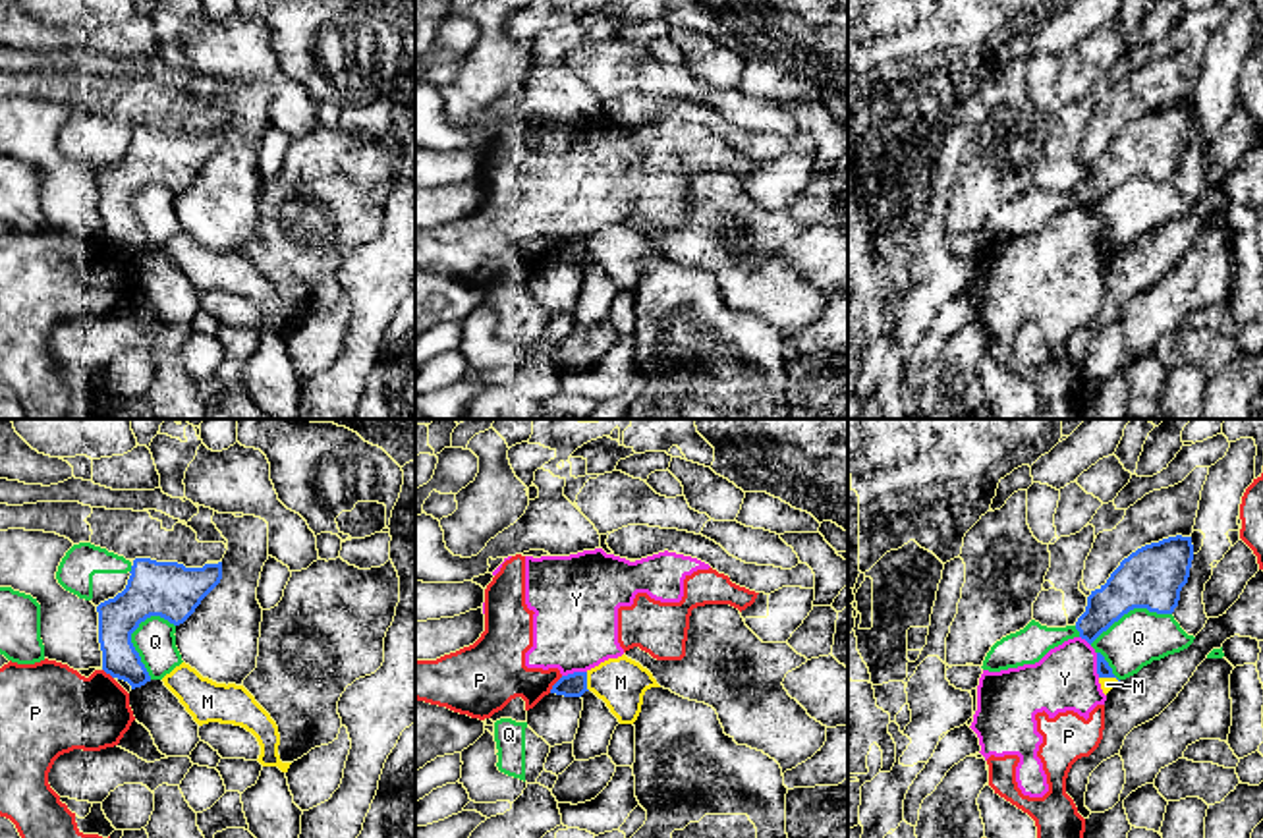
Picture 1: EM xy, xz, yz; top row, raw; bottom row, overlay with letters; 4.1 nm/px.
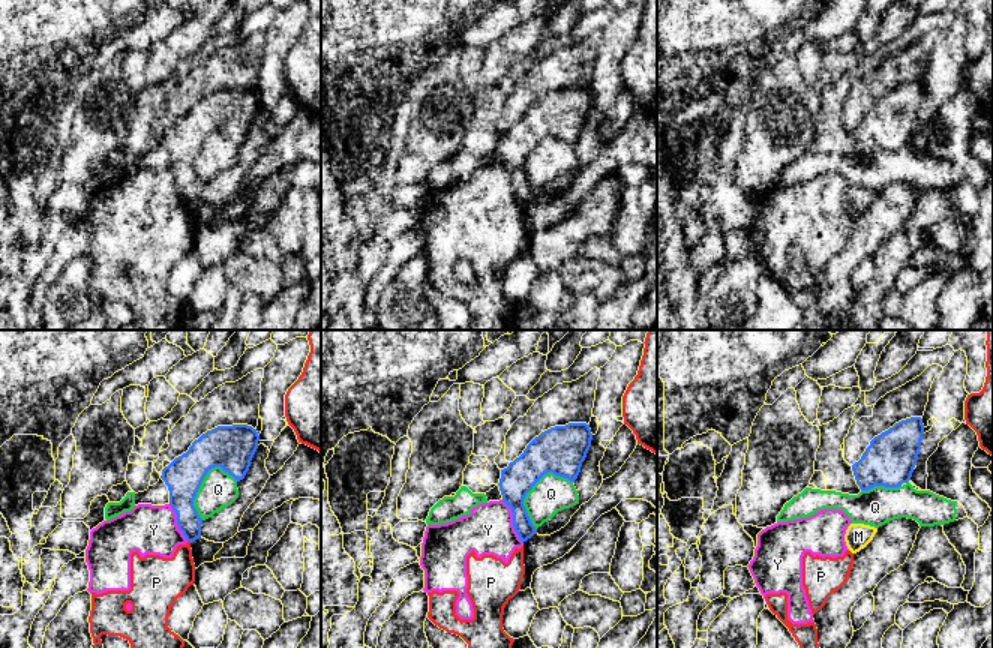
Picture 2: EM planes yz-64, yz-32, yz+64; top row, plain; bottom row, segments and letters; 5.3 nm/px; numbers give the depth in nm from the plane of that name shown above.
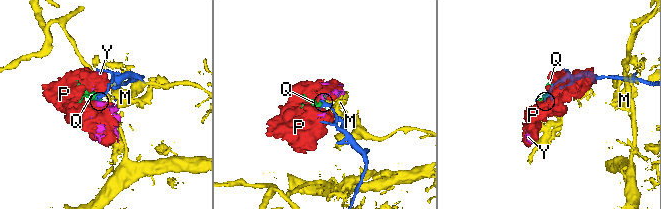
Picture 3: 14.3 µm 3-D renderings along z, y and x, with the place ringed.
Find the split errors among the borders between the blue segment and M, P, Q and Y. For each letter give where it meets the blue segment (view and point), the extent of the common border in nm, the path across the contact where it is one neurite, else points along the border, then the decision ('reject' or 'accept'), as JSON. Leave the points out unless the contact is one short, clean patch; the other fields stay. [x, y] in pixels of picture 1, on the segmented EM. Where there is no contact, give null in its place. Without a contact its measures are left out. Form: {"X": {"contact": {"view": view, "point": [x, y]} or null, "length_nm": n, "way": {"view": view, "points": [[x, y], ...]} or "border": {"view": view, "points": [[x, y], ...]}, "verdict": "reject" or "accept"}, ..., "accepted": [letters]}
{"M": {"contact": {"view": "xz", "point": [586, 682]}, "length_nm": 80, "border": {"view": "xz", "points": [[586, 672], [586, 686], [589, 690]]}, "verdict": "reject"}, "P": {"contact": {"view": "xz", "point": [555, 684]}, "length_nm": 90, "verdict": "reject"}, "Q": {"contact": {"view": "xy", "point": [130, 642]}, "length_nm": 280, "verdict": "reject"}, "Y": {"contact": {"view": "xz", "point": [574, 672]}, "length_nm": 110, "border": {"view": "xz", "points": [[586, 670], [562, 676]]}, "verdict": "reject"}, "accepted": []}

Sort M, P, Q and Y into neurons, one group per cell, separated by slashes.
M / P Y / Q

